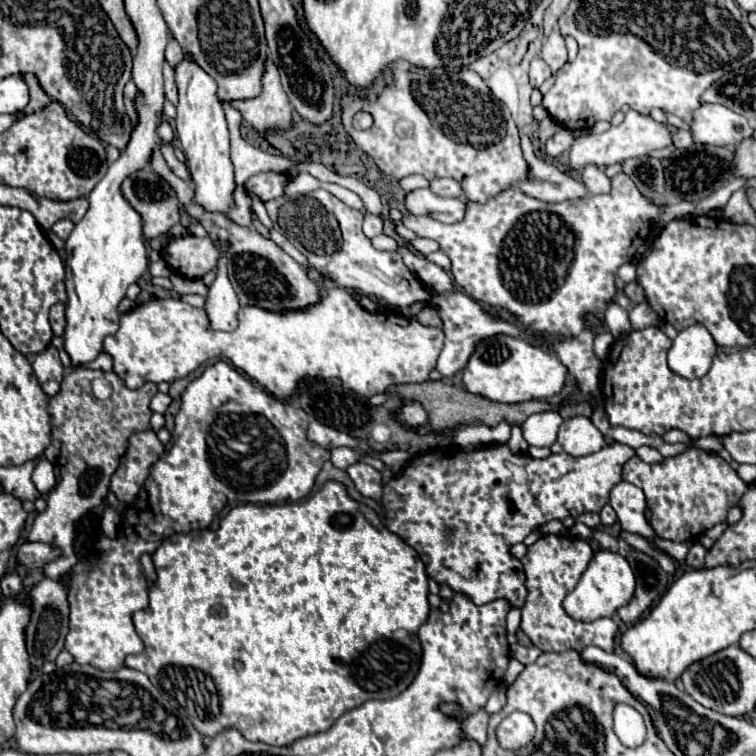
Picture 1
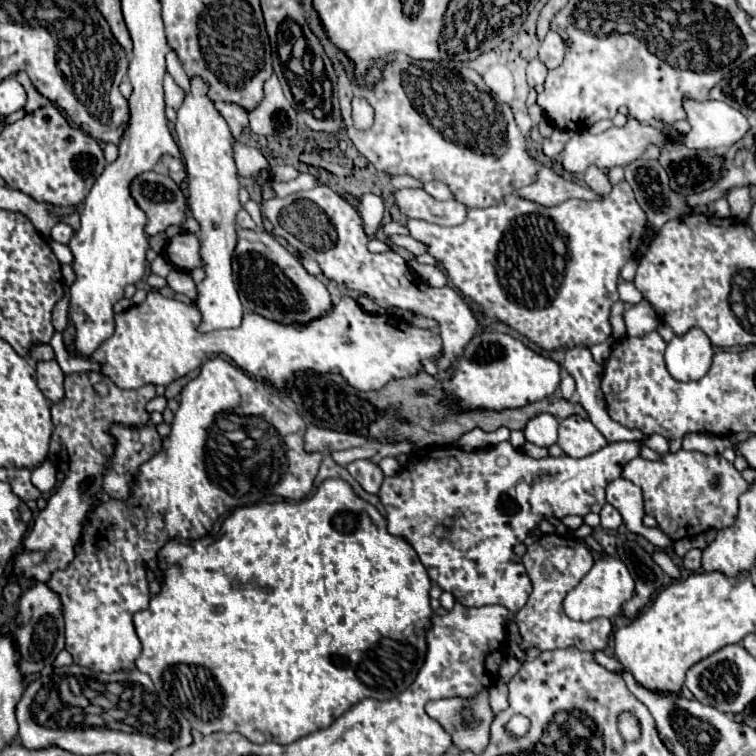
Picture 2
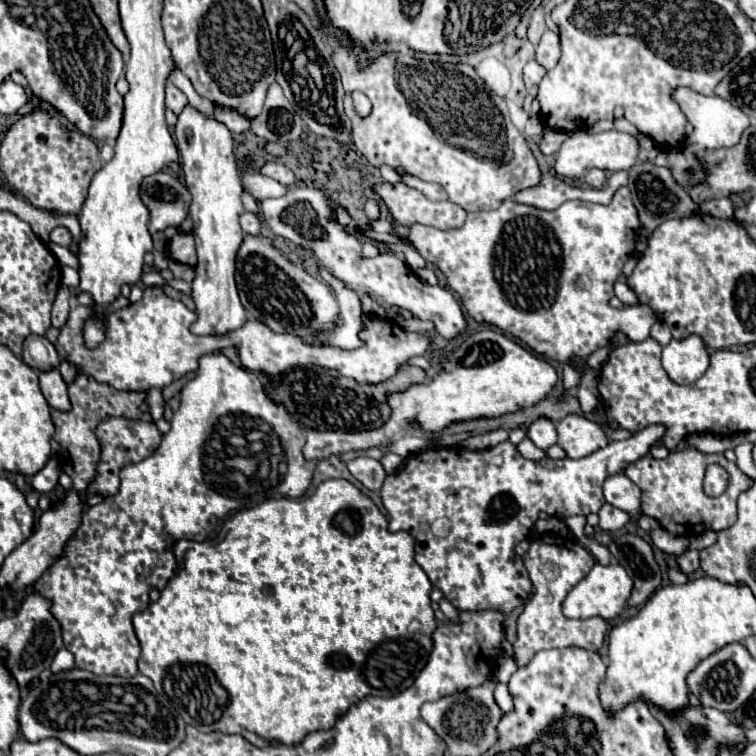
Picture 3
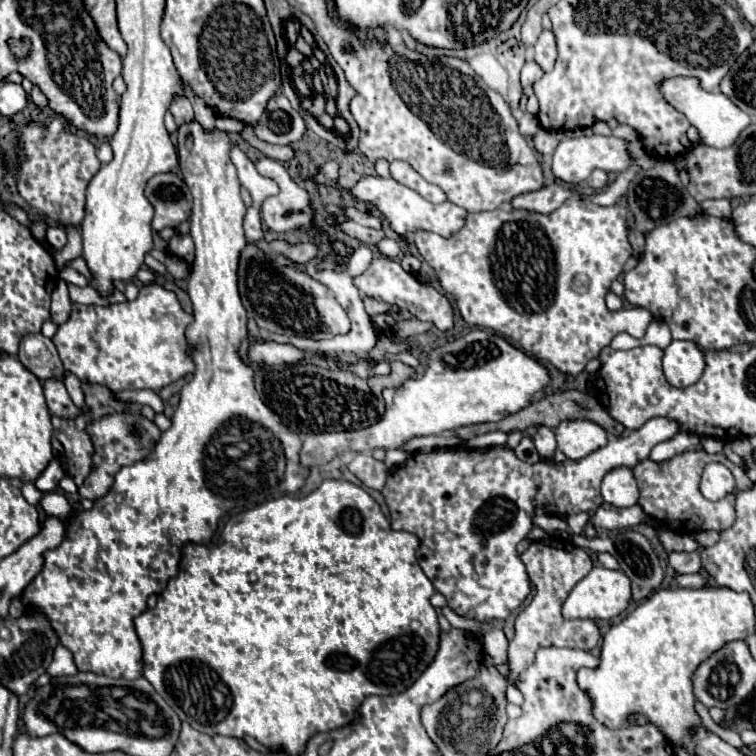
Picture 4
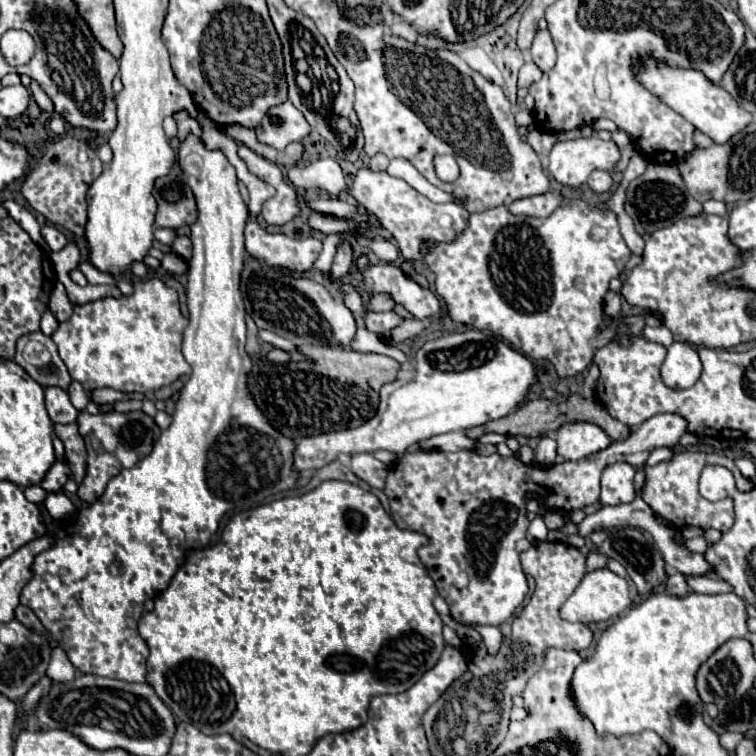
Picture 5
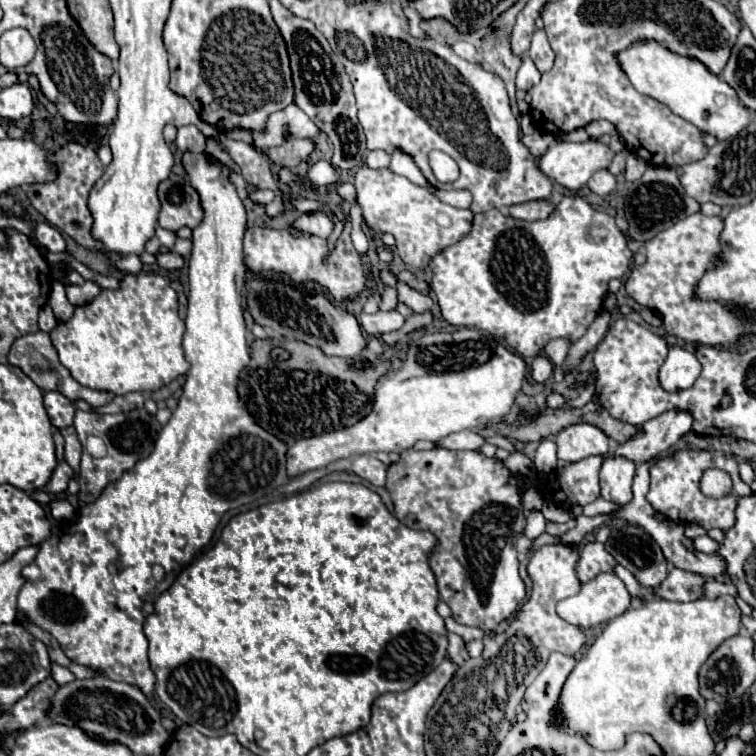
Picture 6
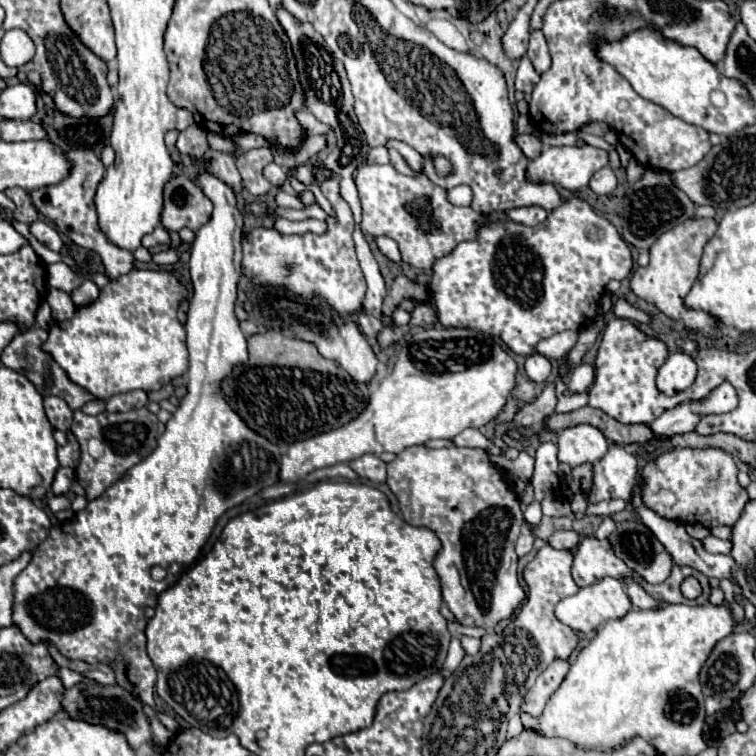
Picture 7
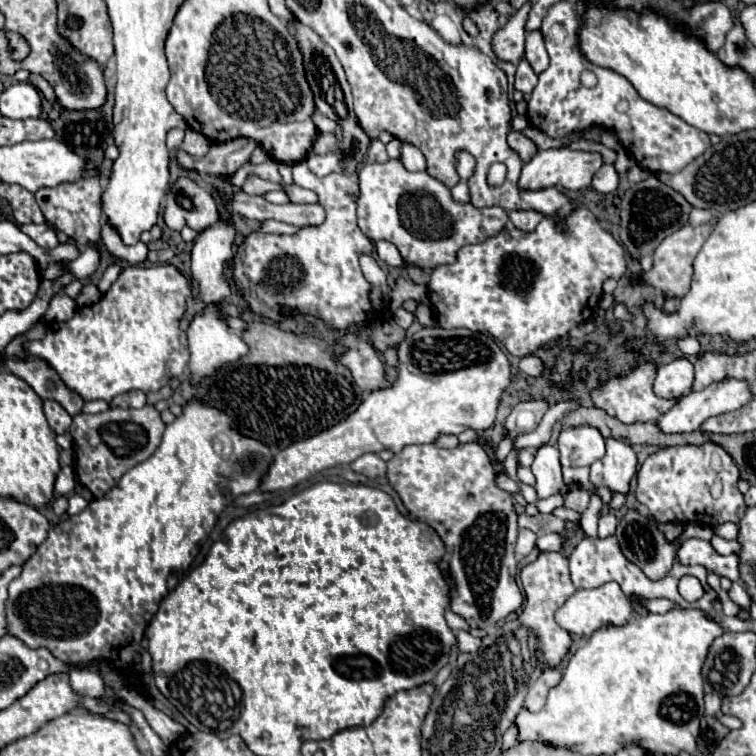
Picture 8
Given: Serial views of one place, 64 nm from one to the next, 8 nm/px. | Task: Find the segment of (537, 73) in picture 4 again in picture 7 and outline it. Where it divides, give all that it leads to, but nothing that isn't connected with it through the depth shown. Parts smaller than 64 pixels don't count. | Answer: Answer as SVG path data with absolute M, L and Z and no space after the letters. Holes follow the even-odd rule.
M524 56L520 60L520 66L518 66L518 74L516 74L516 90L524 92L524 94L530 94L534 90L534 86L538 84L540 76L536 74L532 62Z

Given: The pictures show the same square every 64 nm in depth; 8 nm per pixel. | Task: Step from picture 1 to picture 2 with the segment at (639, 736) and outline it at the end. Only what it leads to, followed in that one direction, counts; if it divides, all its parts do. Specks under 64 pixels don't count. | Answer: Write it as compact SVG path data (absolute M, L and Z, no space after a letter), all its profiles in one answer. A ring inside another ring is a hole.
M624 712L620 714L620 722L618 722L618 728L620 728L620 734L626 738L626 740L636 740L640 736L640 726L638 726L638 720Z

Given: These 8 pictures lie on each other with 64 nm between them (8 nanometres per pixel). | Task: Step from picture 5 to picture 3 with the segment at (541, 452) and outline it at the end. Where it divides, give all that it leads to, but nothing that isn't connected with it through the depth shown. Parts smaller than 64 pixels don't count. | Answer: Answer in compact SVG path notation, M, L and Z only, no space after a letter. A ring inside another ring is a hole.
M538 418L526 434L540 450L548 450L552 444L556 444L556 426L548 418Z

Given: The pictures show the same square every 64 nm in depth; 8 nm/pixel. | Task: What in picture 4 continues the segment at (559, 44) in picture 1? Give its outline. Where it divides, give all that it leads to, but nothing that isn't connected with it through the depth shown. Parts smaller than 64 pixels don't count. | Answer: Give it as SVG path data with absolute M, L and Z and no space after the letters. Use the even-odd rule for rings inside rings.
M544 30L538 38L538 42L534 44L534 60L540 64L540 68L544 72L550 72L554 68L556 62L556 38L550 30Z

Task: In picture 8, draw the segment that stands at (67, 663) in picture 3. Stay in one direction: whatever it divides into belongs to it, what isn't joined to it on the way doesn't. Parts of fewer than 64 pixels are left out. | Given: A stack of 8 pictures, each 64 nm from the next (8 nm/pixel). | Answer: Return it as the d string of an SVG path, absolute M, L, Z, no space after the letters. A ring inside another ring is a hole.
M70 672L70 684L78 694L92 696L92 698L104 698L104 684L102 678L94 672Z

